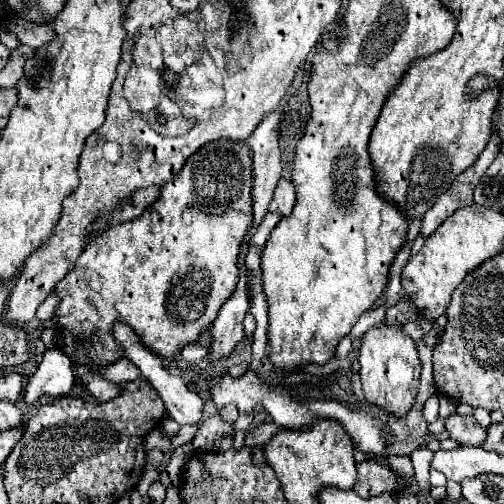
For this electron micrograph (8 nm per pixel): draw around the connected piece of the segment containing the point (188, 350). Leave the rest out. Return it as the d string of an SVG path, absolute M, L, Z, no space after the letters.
M186 344L186 348L180 350L180 356L182 356L186 362L190 362L190 364L200 362L206 354L208 354L208 350L204 350L200 344Z

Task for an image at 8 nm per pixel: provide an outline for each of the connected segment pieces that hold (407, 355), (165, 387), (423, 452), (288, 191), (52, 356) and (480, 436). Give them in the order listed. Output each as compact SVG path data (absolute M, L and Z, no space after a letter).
M382 324L370 328L362 336L358 362L360 362L362 390L370 402L376 402L378 406L384 406L384 410L394 414L406 414L412 408L420 384L422 364L418 360L416 342L404 332L402 324L392 326Z
M118 320L118 322L114 324L112 334L114 334L116 344L122 346L124 356L126 356L130 362L134 362L134 364L140 368L142 376L148 378L148 382L156 388L156 392L160 394L160 398L164 400L164 404L166 404L166 408L168 408L170 418L176 420L178 424L198 424L198 420L202 418L204 400L202 400L196 392L192 392L192 390L188 388L186 380L180 378L180 376L172 376L170 370L168 370L168 366L166 366L166 362L164 362L156 352L152 352L150 348L146 348L146 344L140 340L140 336L138 336L126 322Z
M416 448L416 450L410 454L410 458L412 458L414 470L416 470L414 480L418 482L420 492L426 494L428 488L430 488L430 482L428 482L428 470L430 470L430 466L428 466L428 462L432 460L432 452L430 452L428 448Z
M280 180L276 190L274 190L274 198L270 202L270 212L278 212L282 216L288 216L294 208L296 196L294 196L294 186L290 180Z
M50 348L44 352L44 358L30 376L26 390L24 390L24 402L32 404L40 396L62 396L68 394L74 386L74 376L72 376L72 360L68 358L66 352L60 348Z
M454 414L446 420L446 430L450 434L450 438L458 440L464 446L482 446L488 432L486 428L482 428L474 416L460 416Z

